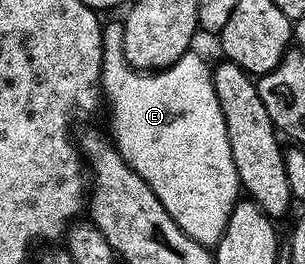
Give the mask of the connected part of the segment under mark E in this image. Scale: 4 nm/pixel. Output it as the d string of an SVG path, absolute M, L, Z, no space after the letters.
M118 19L106 21L105 47L101 58L102 91L105 104L111 107L111 132L113 143L125 162L152 188L173 222L189 238L199 244L218 244L227 229L229 214L241 196L239 171L233 166L233 154L229 150L229 138L225 130L225 118L217 102L217 94L211 81L212 69L195 53L187 51L175 64L162 70L132 68L123 53L123 26Z

